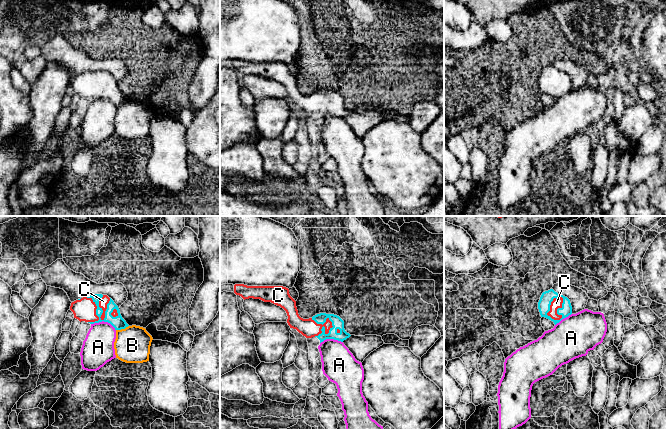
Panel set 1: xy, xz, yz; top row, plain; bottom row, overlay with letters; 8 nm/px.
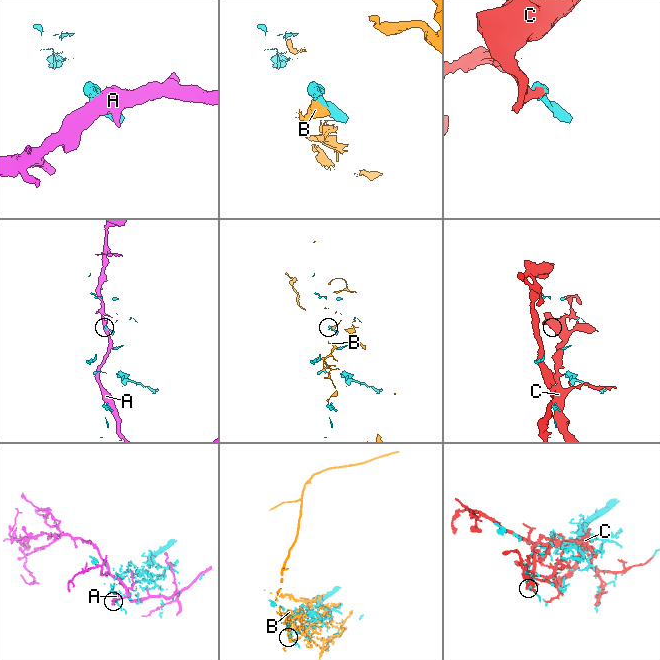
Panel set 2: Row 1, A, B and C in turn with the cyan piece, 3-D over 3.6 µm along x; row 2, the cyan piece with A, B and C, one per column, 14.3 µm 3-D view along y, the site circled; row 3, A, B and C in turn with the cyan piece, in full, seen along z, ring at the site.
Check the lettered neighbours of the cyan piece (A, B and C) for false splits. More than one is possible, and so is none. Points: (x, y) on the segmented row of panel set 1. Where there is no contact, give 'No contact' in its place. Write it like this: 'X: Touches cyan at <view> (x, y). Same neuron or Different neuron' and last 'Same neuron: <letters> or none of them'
A: Touches cyan at xy (104, 321). Different neuron
B: Touches cyan at xy (122, 328). Different neuron
C: Touches cyan at xy (97, 308). Same neuron
Same neuron: C

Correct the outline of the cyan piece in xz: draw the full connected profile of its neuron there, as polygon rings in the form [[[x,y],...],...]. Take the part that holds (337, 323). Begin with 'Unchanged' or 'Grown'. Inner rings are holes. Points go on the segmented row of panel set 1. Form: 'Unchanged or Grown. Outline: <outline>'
Grown. Outline: [[[235,284],[234,293],[244,300],[260,299],[280,306],[287,313],[287,323],[290,328],[296,329],[306,338],[317,337],[321,343],[326,339],[343,342],[351,336],[344,329],[344,321],[337,315],[320,313],[309,319],[301,318],[298,314],[296,301],[290,296],[289,289],[286,287]]]

